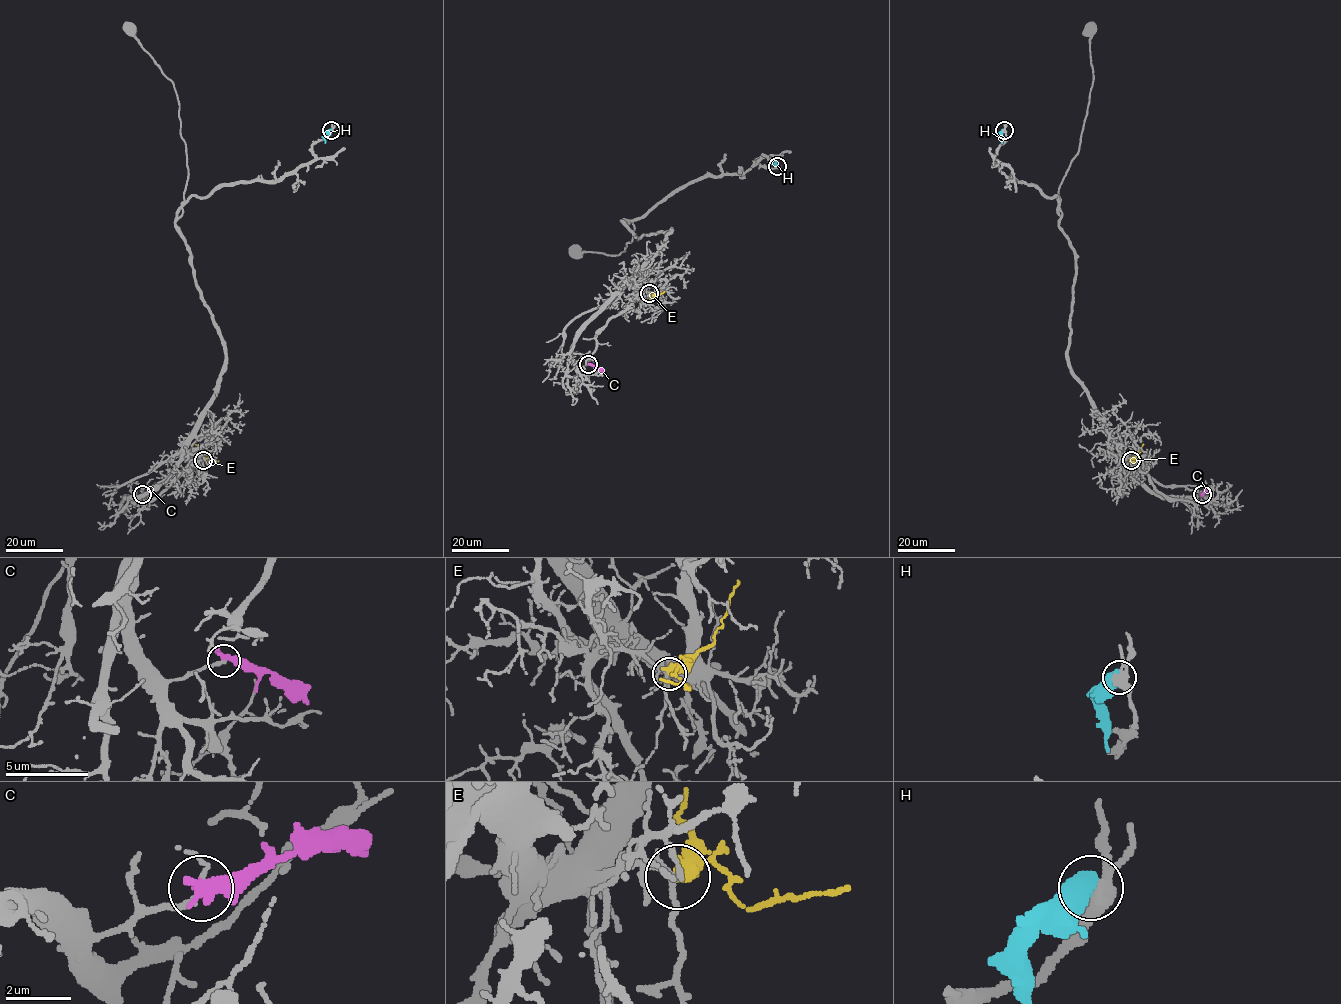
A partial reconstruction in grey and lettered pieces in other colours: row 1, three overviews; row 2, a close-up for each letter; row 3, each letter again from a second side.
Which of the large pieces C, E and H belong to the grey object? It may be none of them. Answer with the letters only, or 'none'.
E

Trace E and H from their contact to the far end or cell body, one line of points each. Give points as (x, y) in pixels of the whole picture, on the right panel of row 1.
E: (1131, 460), (1143, 444)
H: (1004, 130), (1002, 143)

